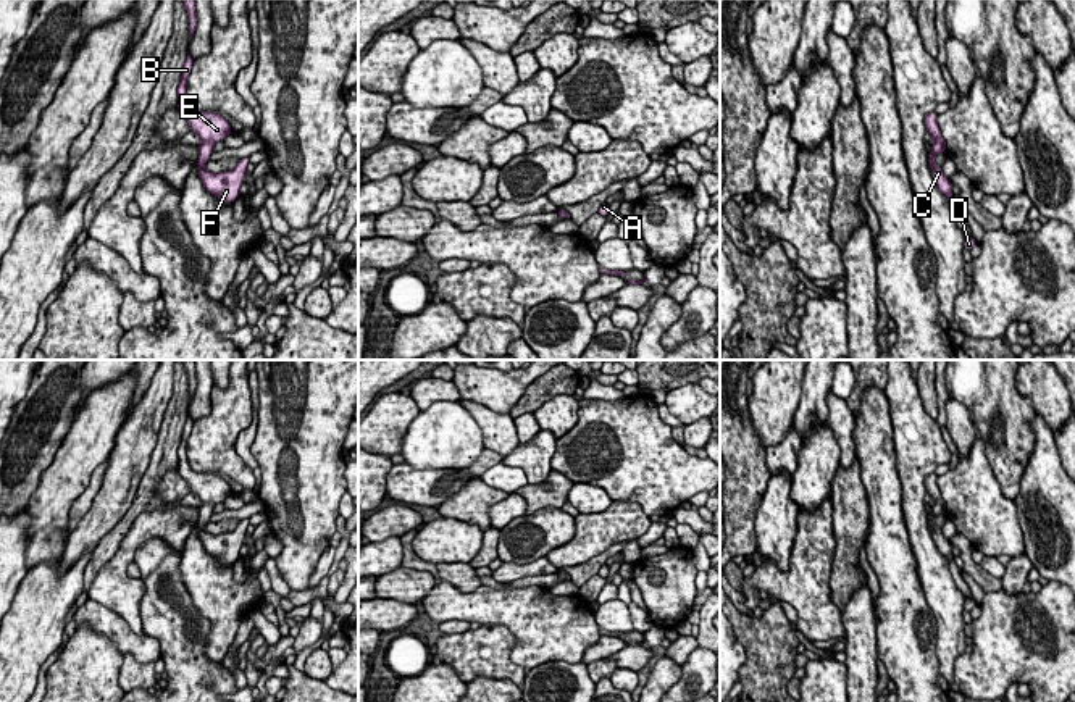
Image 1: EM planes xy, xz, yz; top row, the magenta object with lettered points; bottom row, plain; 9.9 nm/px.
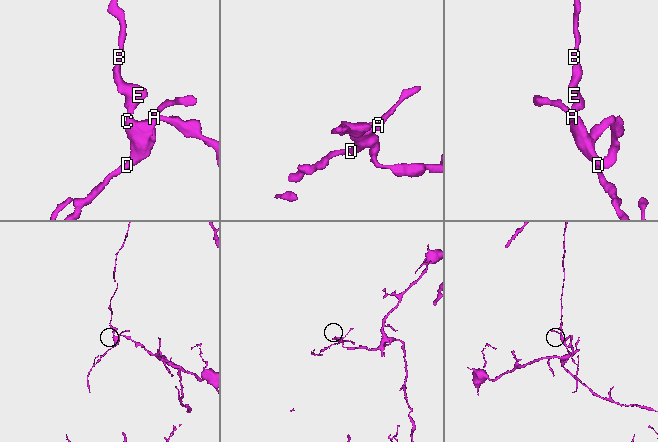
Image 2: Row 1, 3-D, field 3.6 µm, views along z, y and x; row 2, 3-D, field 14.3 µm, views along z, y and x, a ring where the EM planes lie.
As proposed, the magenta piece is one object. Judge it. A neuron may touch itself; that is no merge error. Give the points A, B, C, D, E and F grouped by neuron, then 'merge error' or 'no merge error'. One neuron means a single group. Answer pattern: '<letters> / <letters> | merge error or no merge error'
A B C D E F | no merge error

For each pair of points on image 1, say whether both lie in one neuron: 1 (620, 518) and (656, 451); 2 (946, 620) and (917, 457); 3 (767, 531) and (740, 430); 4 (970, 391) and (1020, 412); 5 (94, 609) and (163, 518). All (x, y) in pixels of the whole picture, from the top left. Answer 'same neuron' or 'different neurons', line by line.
1: different neurons
2: same neuron
3: different neurons
4: different neurons
5: different neurons

